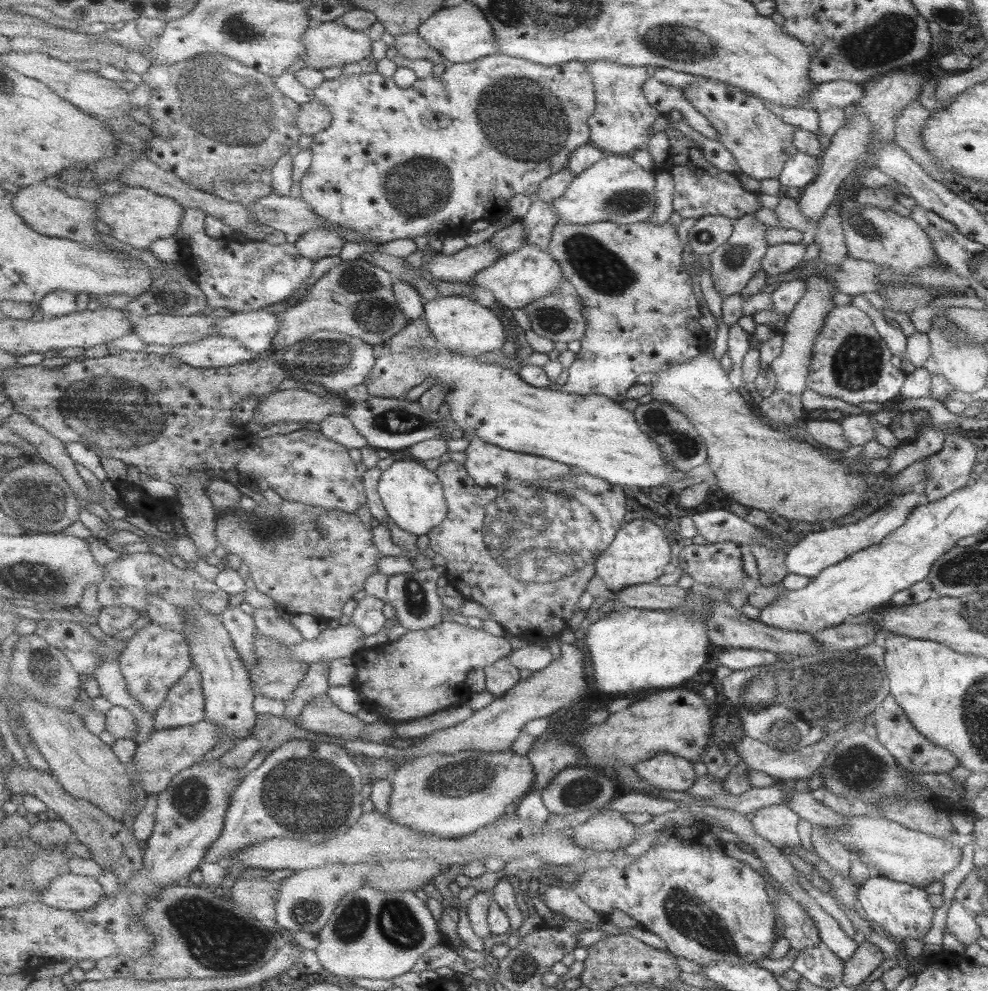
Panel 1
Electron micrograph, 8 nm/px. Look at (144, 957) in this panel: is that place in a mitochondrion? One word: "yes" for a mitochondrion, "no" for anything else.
no

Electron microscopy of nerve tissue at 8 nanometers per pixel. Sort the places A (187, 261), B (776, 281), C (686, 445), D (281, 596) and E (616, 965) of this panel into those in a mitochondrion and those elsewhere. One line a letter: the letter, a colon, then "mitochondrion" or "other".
A: other
B: other
C: mitochondrion
D: other
E: other

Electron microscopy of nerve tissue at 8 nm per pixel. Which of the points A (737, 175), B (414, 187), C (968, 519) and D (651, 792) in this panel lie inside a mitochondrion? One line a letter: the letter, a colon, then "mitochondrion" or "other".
A: other
B: mitochondrion
C: other
D: other

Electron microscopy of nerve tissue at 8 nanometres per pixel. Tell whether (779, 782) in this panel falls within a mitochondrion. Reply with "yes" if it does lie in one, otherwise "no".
no

